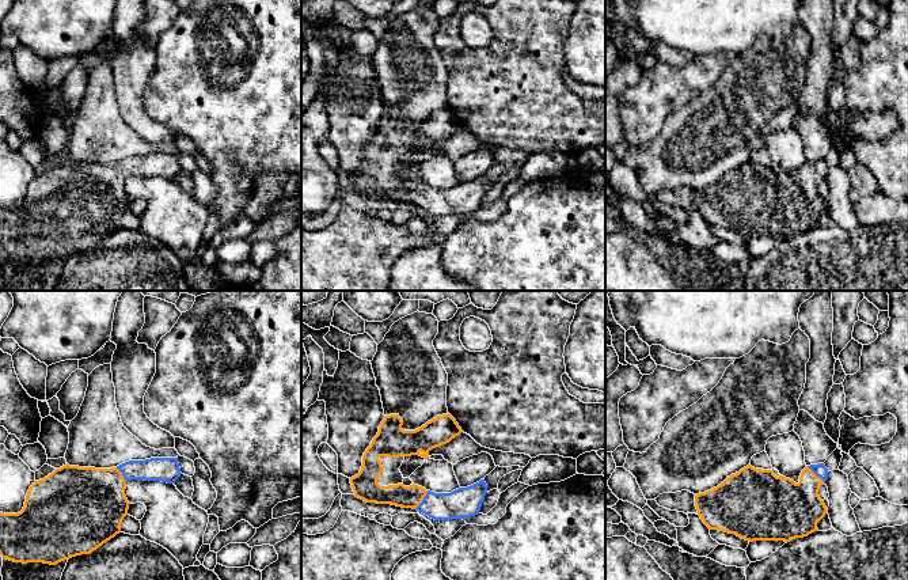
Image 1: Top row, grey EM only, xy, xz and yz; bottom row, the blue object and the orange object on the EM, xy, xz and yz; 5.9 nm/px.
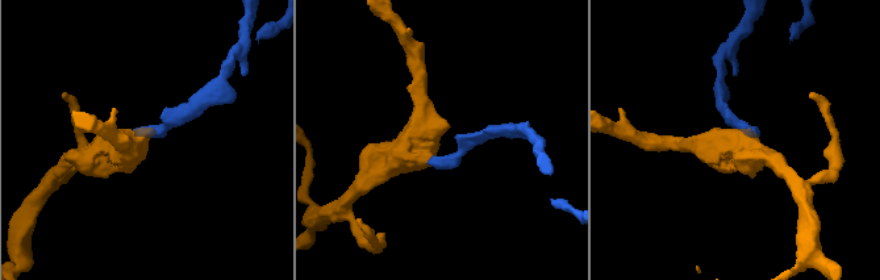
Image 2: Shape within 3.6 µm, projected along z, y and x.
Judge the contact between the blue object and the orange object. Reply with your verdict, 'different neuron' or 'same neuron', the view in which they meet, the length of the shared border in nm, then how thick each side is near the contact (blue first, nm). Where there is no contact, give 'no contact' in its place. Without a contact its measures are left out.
same neuron | xz | 140 nm | 180/130 nm

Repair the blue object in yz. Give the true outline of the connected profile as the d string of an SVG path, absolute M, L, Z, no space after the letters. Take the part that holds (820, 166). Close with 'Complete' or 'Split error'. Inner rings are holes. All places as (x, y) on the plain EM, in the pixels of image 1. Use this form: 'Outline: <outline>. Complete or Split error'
Outline: M824 159L810 160L802 166L799 178L795 179L783 171L776 173L772 166L748 160L717 183L695 190L695 202L710 225L736 230L749 238L784 236L787 239L818 227L817 219L828 208L818 186L828 175L828 168Z. Split error

